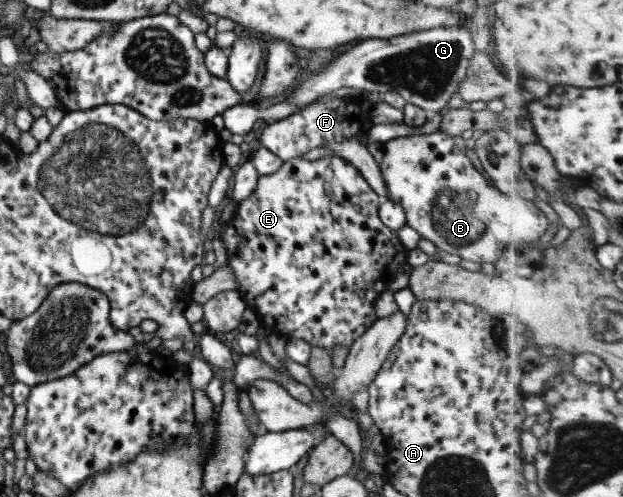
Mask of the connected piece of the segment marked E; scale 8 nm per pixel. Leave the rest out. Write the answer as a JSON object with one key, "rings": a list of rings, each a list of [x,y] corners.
{"rings":[[[327,156],[316,159],[316,161],[293,159],[284,162],[276,172],[270,175],[261,175],[257,180],[258,184],[252,194],[237,203],[233,215],[222,224],[222,230],[220,230],[220,237],[224,239],[222,243],[226,249],[227,263],[236,279],[237,292],[240,293],[245,305],[254,309],[259,323],[267,329],[268,335],[278,335],[284,339],[303,339],[309,346],[320,347],[329,354],[332,347],[336,347],[336,345],[349,347],[368,329],[368,325],[372,325],[376,321],[374,301],[378,299],[378,295],[383,290],[387,289],[388,283],[394,281],[396,271],[407,263],[408,250],[400,244],[396,232],[388,229],[377,215],[381,198],[371,191],[356,168],[338,156]]]}

